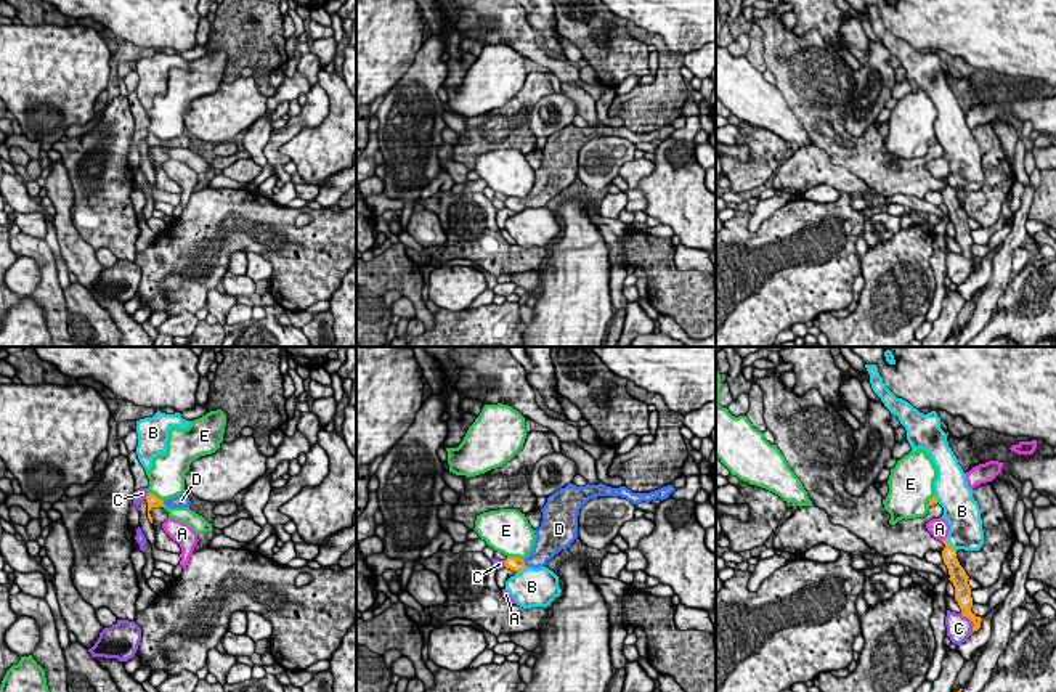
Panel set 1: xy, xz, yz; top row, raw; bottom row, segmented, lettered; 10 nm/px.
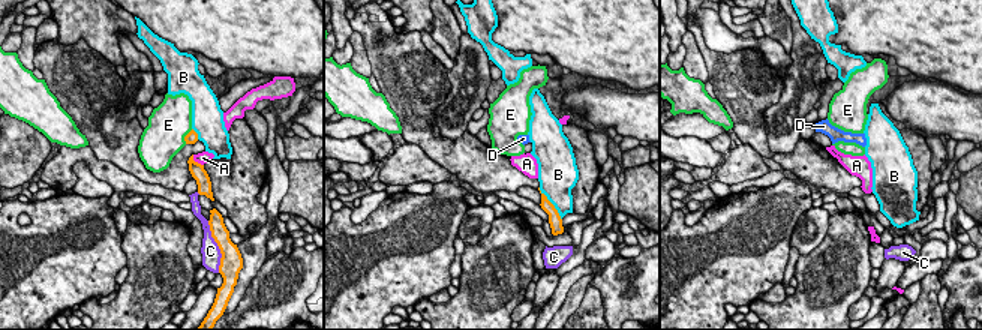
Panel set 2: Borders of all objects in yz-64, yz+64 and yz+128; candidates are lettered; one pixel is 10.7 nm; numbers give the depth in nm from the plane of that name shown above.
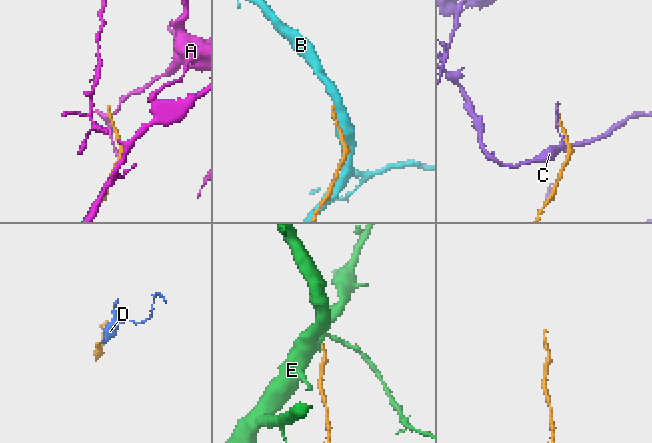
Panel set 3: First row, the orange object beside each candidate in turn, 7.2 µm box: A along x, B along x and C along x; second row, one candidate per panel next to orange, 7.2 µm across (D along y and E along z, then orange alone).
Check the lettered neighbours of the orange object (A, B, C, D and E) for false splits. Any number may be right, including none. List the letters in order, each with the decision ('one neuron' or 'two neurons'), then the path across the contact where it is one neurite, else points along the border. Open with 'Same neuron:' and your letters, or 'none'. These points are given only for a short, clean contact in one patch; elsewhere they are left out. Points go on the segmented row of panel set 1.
Same neuron: D
A: two neurons | along yz (946, 537), (941, 540)
B: two neurons
C: two neurons
D: one neuron | across xz (515, 564), (523, 562), (533, 561), (544, 549)
E: two neurons | along xz (507, 556), (522, 559)

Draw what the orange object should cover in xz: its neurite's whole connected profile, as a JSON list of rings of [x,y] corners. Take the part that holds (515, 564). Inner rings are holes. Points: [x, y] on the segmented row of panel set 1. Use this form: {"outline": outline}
{"outline": [[[568,483],[547,498],[546,506],[541,509],[542,522],[534,530],[536,541],[531,554],[526,559],[507,557],[506,568],[522,572],[526,567],[544,567],[555,554],[571,546],[578,538],[578,515],[579,509],[592,498],[597,496],[621,496],[637,503],[650,503],[652,499],[666,499],[676,488],[672,485],[663,486],[650,493],[632,493],[626,486],[611,488],[603,483],[576,486]]]}

